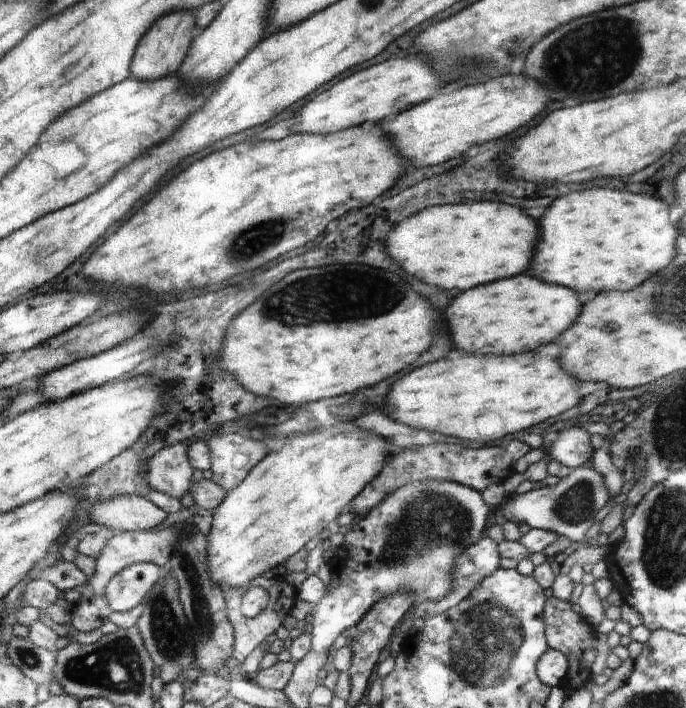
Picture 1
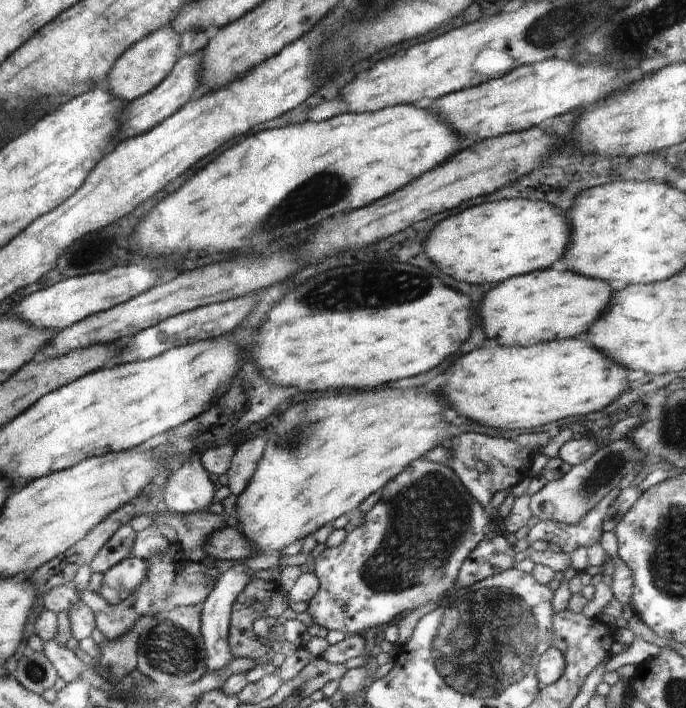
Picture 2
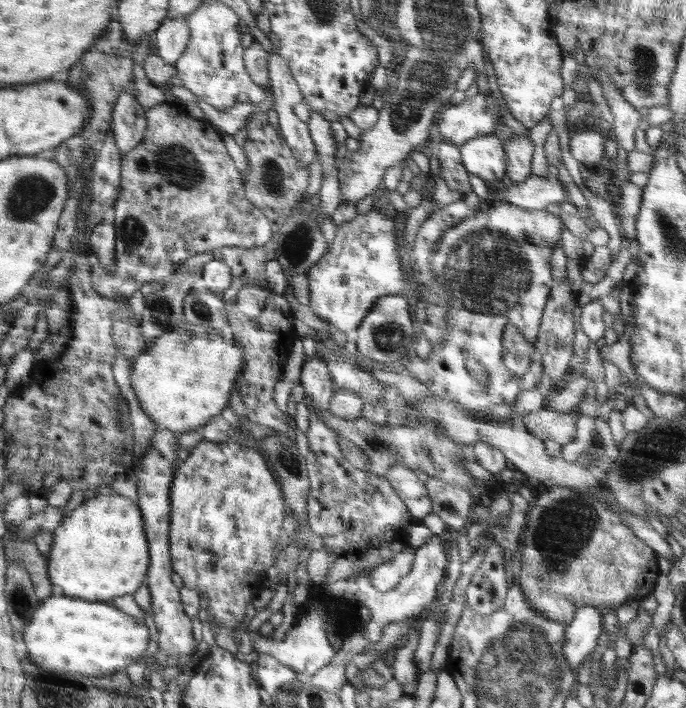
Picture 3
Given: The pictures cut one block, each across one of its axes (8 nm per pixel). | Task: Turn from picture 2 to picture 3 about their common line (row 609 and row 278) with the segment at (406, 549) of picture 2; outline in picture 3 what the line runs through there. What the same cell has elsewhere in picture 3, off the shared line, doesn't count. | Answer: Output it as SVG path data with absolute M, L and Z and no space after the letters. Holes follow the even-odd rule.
M375 207L340 224L332 248L309 268L309 308L317 318L328 321L333 330L358 329L376 302L390 294L409 298L410 302L420 298L422 285L402 270L405 259L401 257L402 248L398 244L398 226Z

